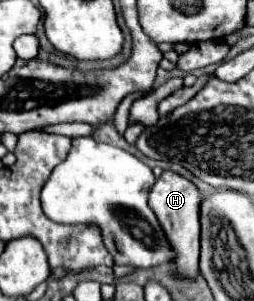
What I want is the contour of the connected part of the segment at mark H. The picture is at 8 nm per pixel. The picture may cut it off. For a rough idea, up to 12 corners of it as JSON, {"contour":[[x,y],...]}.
{"contour":[[164,171],[150,189],[178,277],[198,277],[200,193]]}

